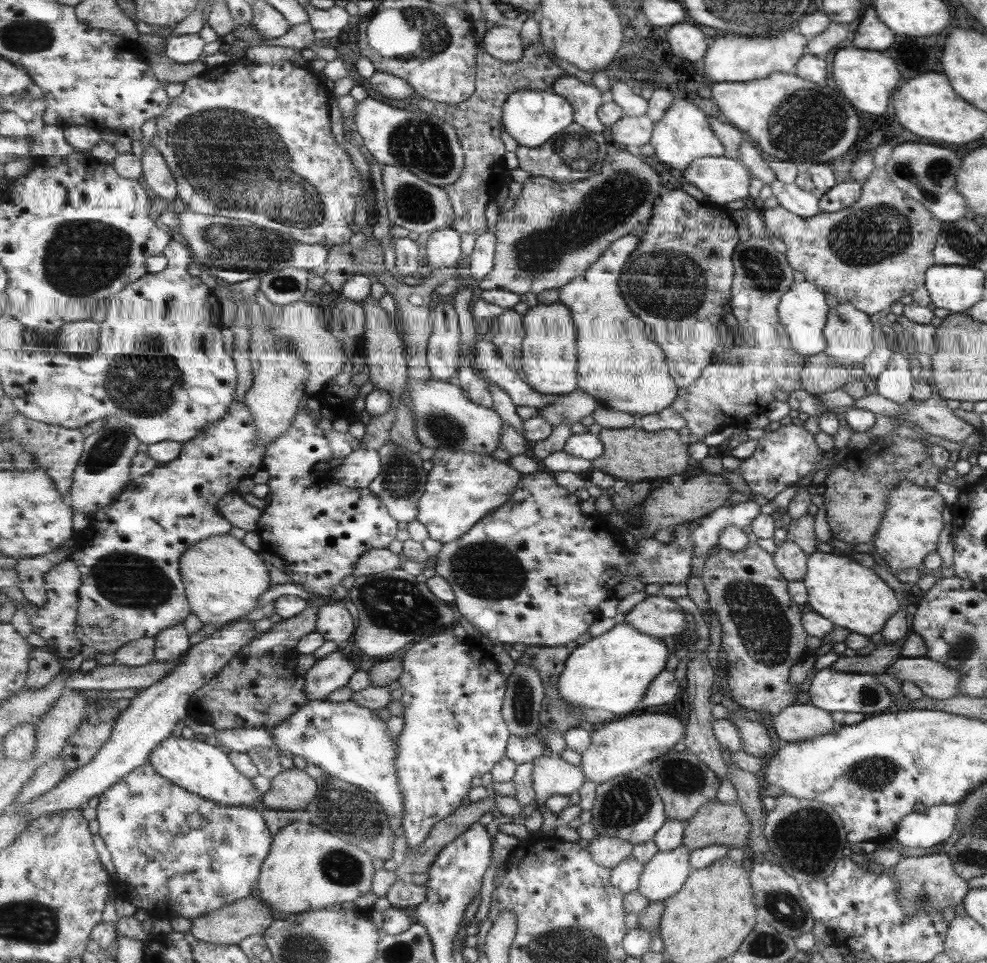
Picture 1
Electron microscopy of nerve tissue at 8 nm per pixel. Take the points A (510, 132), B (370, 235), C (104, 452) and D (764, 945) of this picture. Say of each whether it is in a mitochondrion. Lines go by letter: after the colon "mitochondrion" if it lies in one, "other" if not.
A: other
B: other
C: mitochondrion
D: mitochondrion

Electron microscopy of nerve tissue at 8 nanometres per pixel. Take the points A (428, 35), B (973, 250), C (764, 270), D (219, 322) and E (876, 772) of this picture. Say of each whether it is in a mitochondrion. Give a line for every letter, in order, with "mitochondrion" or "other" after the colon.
A: mitochondrion
B: mitochondrion
C: mitochondrion
D: other
E: mitochondrion

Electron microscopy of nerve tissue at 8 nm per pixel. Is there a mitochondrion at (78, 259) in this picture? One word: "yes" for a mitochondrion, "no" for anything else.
yes

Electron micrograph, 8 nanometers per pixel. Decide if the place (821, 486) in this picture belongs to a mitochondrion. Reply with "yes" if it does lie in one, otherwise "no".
no

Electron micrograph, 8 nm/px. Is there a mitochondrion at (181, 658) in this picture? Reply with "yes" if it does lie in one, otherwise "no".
no

